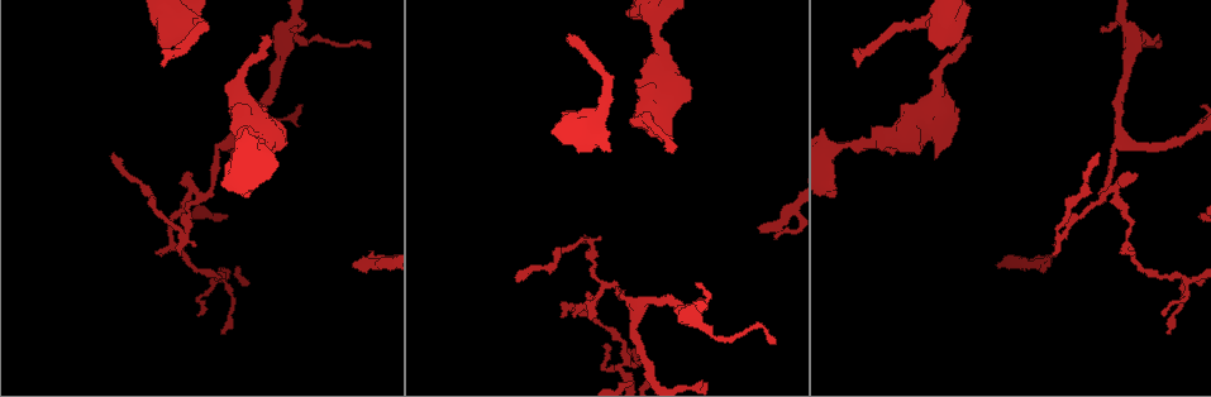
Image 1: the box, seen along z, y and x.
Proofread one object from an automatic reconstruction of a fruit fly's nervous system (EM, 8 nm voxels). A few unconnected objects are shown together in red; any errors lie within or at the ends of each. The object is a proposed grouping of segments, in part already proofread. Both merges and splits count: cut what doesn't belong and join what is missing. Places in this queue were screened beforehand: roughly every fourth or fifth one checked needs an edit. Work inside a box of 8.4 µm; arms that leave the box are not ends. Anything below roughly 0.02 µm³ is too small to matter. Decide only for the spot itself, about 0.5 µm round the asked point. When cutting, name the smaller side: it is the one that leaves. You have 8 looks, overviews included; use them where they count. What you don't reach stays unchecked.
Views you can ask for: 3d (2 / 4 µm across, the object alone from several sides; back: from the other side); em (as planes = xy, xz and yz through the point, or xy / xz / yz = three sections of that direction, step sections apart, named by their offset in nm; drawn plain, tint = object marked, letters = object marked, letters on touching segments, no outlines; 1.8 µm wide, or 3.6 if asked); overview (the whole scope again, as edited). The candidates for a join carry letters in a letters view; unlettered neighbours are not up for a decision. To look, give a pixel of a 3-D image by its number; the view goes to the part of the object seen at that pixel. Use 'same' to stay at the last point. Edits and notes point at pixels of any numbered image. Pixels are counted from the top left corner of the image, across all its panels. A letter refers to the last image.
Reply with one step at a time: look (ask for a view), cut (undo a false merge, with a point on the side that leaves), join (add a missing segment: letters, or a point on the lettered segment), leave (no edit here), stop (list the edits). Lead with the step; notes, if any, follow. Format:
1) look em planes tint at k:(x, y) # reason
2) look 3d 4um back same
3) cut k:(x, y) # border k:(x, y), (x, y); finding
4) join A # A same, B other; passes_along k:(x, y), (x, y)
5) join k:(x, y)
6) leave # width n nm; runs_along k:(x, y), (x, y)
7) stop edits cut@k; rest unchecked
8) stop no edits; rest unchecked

look 3d 2um back at 1:(352, 263) # free end

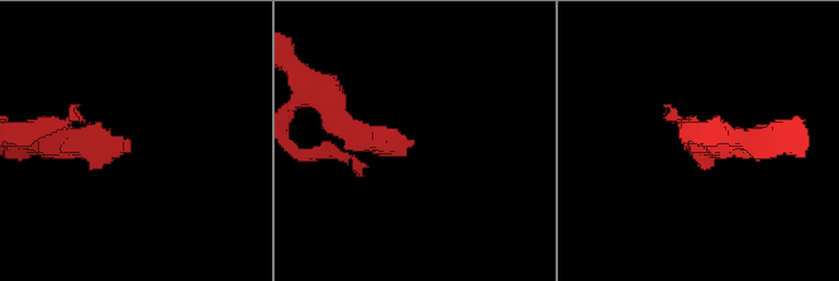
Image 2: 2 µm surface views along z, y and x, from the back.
look em yz step 16 tint at 2:(700, 144)

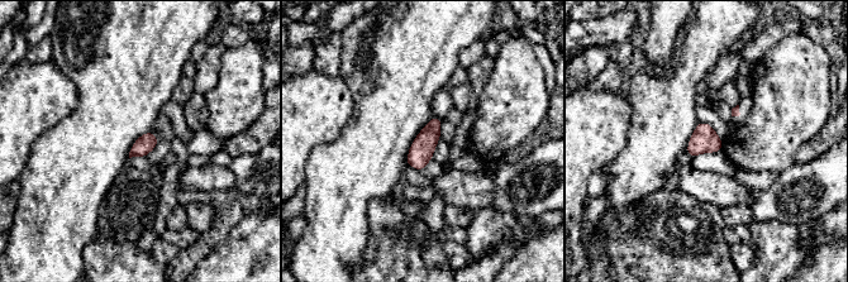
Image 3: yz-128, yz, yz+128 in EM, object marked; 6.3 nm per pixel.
look em planes letters same # cut it another way

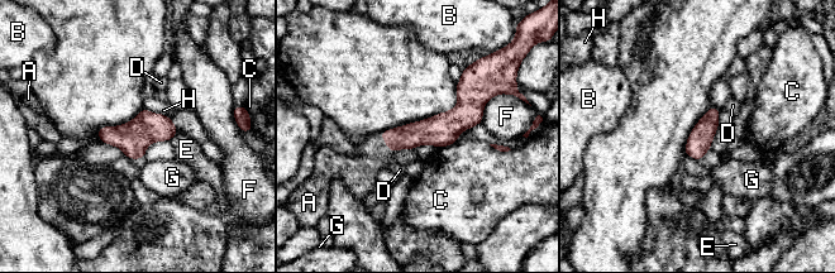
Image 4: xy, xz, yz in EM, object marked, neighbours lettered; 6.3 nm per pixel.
join A # A same, B other, C other, D other, E other, F other, G other, H other; passes_along 4:(424, 132), (387, 144), (358, 171); it goes on there

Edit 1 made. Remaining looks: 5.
look overview

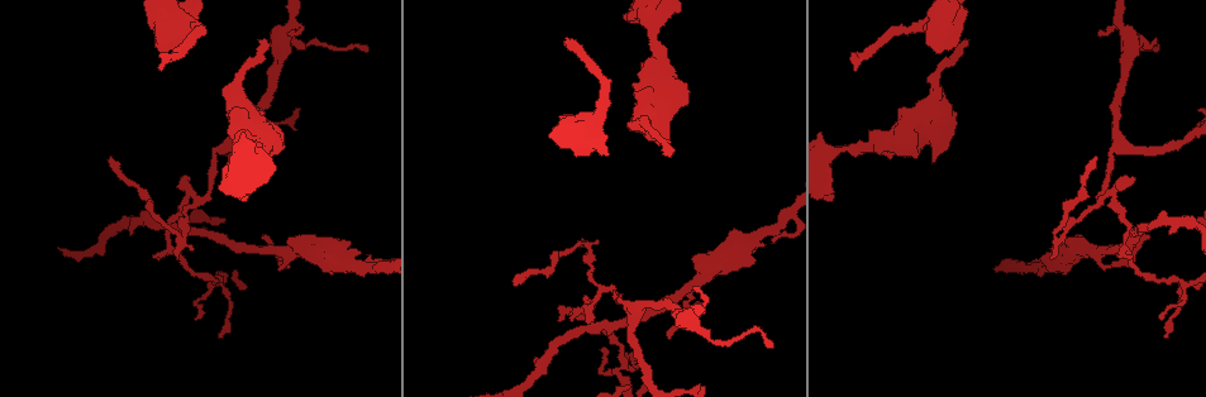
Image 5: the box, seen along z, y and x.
look em xy step 8 letters at 5:(604, 290) # a fork

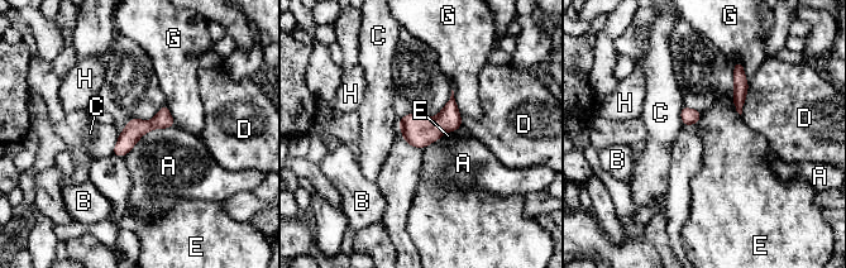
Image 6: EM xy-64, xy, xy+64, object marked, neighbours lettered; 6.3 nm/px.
leave # width 110 nm; A other, B other, C other, D other, E other, G other, H other; runs_along 6:(165, 109), (116, 152); all the same neuron

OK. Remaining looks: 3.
look 3d 4um at 5:(936, 128) # calibre changes

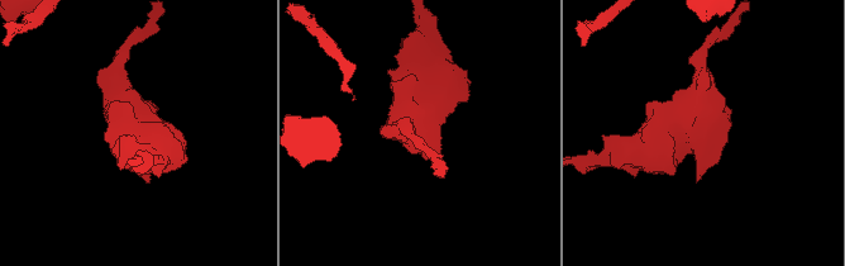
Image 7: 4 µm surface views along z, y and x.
look em planes tint at 7:(426, 131)

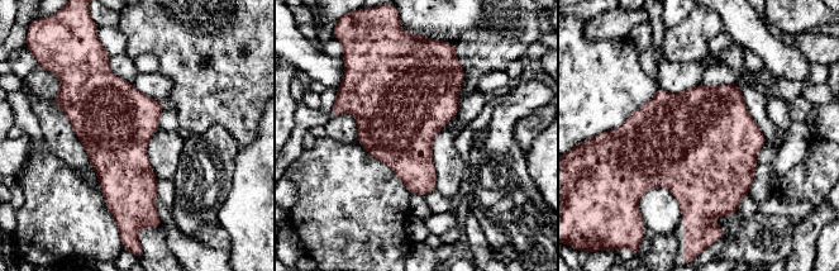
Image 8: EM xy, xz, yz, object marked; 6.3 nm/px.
look em planes letters same # what lies round it

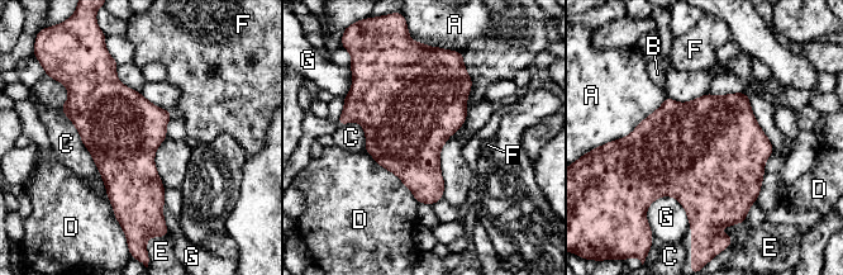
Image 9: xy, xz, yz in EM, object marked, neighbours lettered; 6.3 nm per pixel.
leave # width 500 nm; A other, B other, C other, D other, E other, F other, G other; border 9:(365, 150), (419, 203); continuous, no second neuron

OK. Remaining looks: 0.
stop edits join@4; rest unchecked

